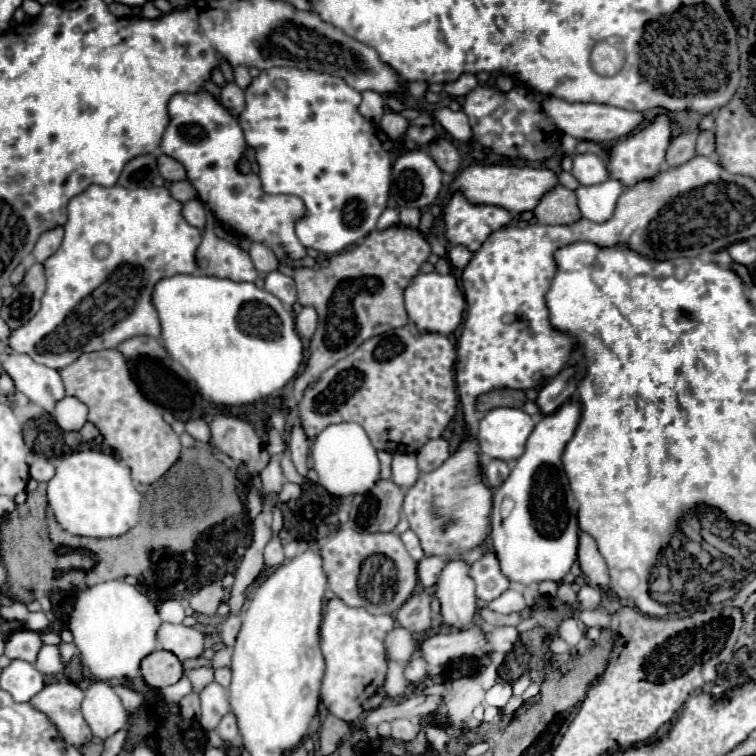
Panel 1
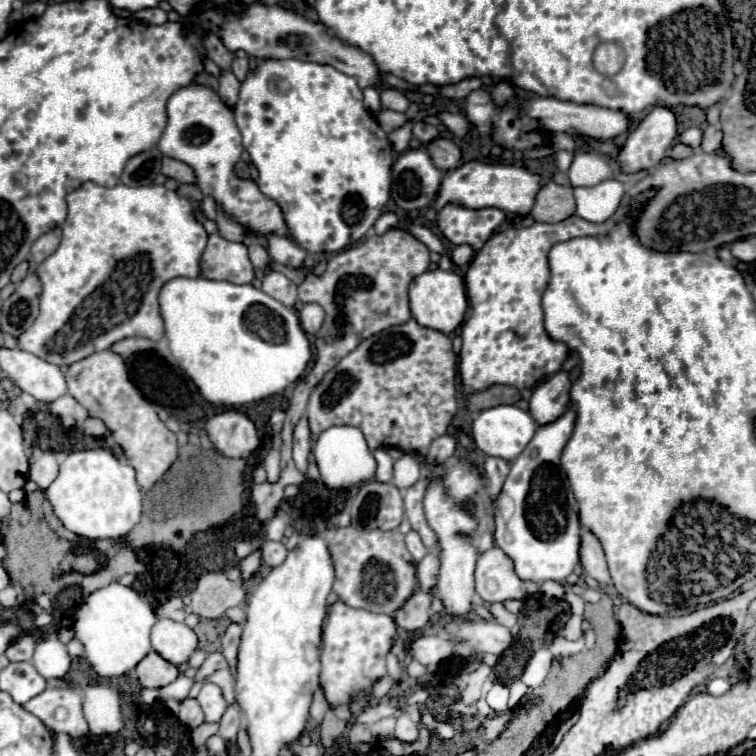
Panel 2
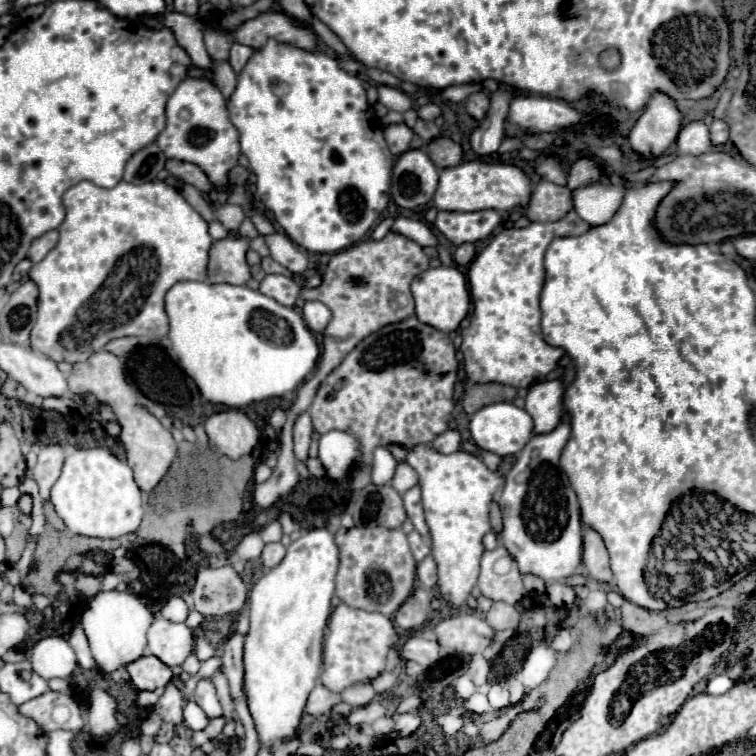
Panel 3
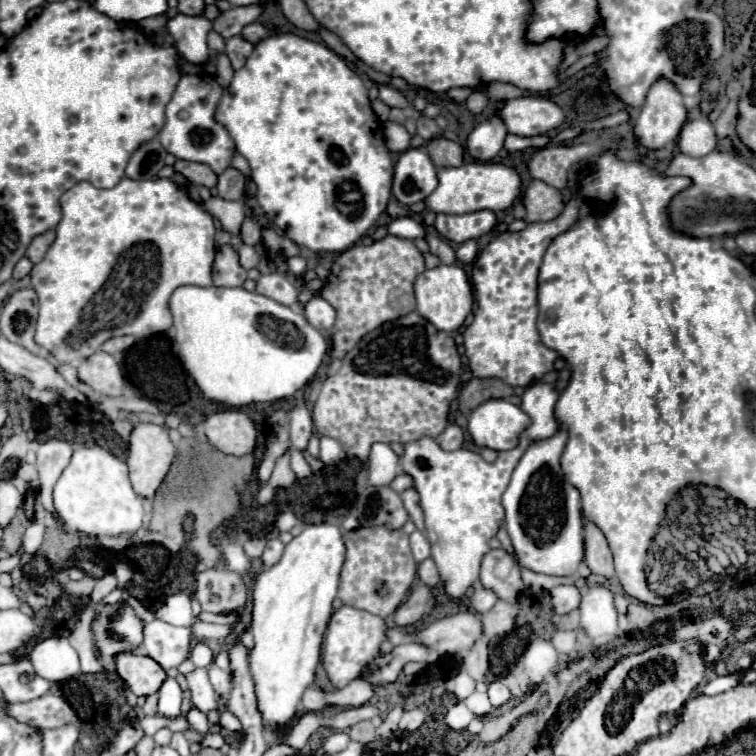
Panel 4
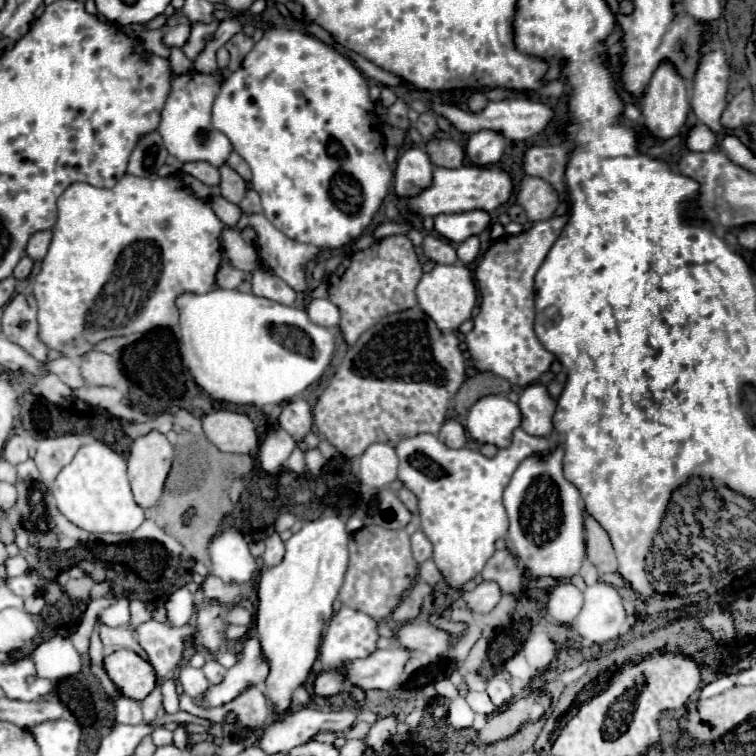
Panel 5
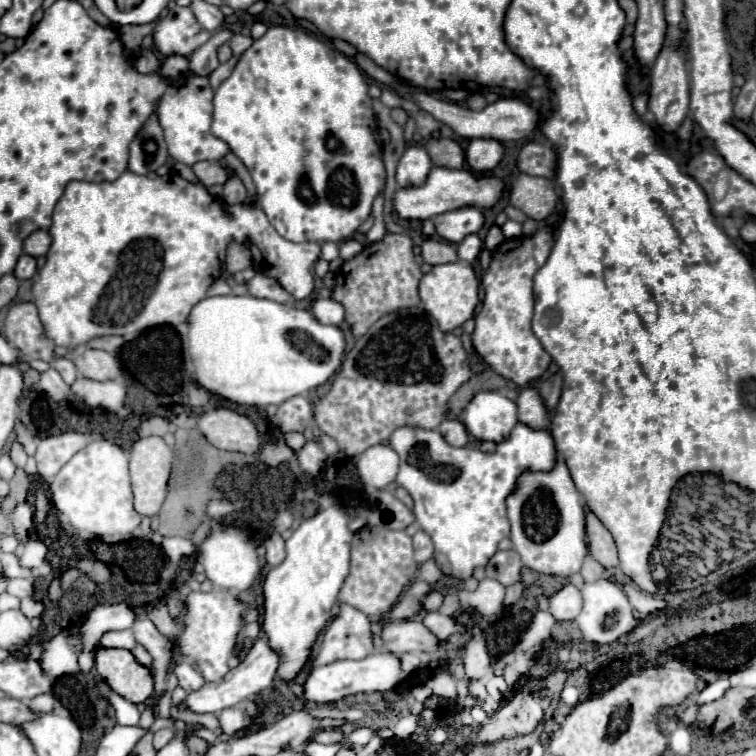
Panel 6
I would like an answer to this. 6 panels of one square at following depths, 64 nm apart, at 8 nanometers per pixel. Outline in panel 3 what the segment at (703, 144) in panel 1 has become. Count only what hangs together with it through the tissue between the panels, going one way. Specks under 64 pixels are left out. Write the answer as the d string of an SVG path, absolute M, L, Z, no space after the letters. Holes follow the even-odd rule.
M714 120L714 122L710 124L710 138L712 138L712 144L716 144L716 146L728 142L728 138L730 138L730 128L728 128L726 120Z

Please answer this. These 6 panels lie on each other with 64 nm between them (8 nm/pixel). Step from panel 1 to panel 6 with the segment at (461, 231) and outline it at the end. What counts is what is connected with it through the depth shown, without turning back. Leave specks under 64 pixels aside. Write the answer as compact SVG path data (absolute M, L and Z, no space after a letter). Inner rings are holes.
M462 206L450 212L444 212L442 216L432 218L436 232L440 238L448 242L460 242L464 236L478 232L484 224L484 216L476 206Z

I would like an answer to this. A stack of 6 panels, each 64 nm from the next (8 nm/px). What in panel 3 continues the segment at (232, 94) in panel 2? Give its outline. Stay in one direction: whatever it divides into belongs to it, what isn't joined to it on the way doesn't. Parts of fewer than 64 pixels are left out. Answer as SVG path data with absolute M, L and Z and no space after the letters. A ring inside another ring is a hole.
M224 60L224 62L214 64L214 84L220 88L224 98L232 94L232 90L236 88L236 72L232 70L230 62Z

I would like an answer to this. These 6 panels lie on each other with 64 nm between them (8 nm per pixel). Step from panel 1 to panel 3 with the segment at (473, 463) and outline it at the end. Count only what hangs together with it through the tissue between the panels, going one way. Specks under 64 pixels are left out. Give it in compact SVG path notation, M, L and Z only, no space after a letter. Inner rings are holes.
M418 486L410 488L410 490L404 494L404 508L406 508L408 518L412 520L414 528L416 528L424 538L428 538L428 526L426 526L426 522L424 522L422 504L420 504L420 488L418 488Z

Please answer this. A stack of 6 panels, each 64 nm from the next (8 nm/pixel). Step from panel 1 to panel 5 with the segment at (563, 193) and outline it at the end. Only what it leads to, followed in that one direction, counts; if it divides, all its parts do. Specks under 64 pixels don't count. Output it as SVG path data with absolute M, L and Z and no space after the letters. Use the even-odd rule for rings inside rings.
M524 176L516 192L516 204L526 210L530 222L540 222L554 216L554 210L558 208L558 194L546 180Z

